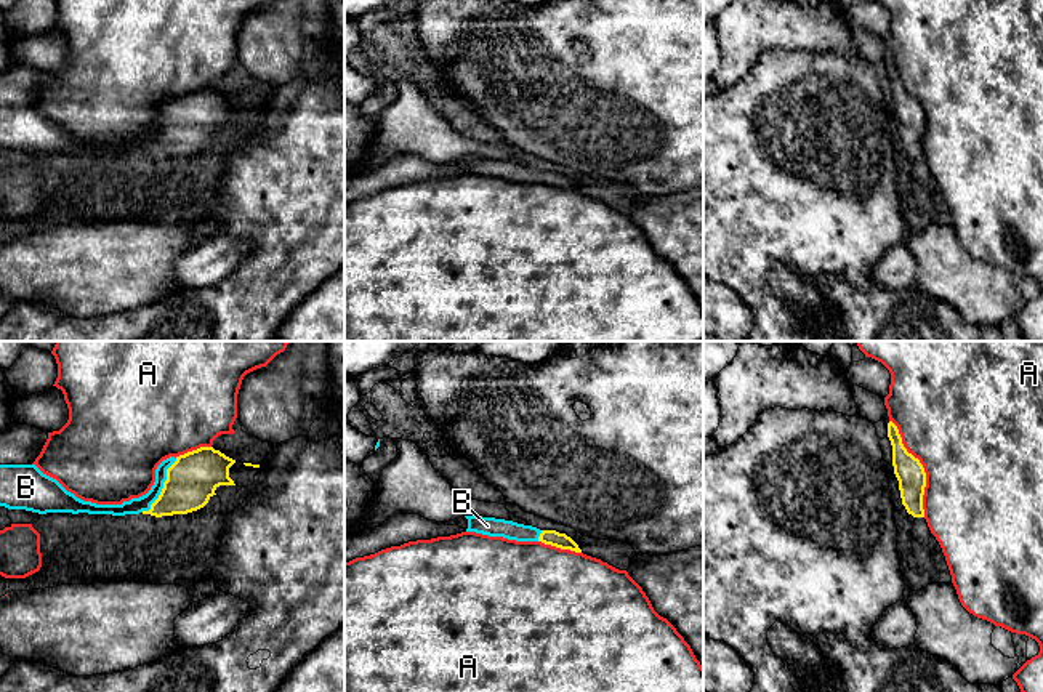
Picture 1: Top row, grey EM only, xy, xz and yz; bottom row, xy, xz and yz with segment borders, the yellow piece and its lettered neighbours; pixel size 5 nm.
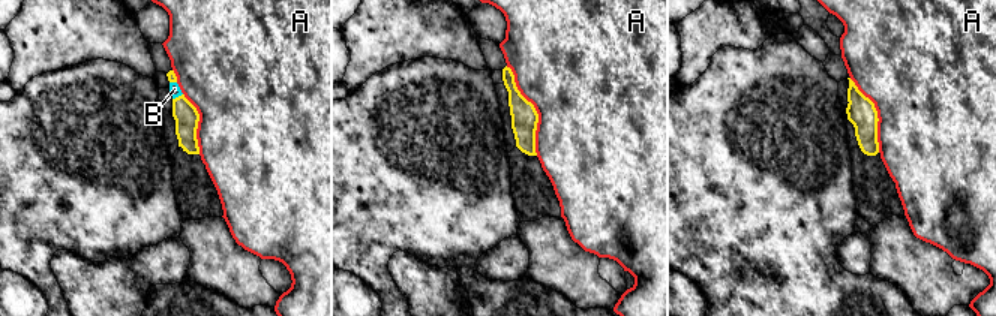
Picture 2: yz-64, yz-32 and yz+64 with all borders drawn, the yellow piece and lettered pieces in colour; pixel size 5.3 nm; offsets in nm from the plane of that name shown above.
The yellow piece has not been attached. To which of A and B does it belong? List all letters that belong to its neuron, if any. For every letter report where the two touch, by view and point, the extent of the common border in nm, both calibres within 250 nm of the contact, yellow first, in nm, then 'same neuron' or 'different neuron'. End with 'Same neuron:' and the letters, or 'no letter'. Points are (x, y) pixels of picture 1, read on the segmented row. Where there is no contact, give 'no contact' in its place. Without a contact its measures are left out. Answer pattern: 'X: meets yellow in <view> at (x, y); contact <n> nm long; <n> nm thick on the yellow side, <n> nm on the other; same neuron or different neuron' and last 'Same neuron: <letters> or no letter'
A: meets yellow in yz at (923, 468); contact 500 nm long; 140 nm thick on the yellow side, 500 nm on the other; different neuron
B: meets yellow in xy at (164, 487); contact 320 nm long; 240 nm thick on the yellow side, 80 nm on the other; same neuron
Same neuron: B

